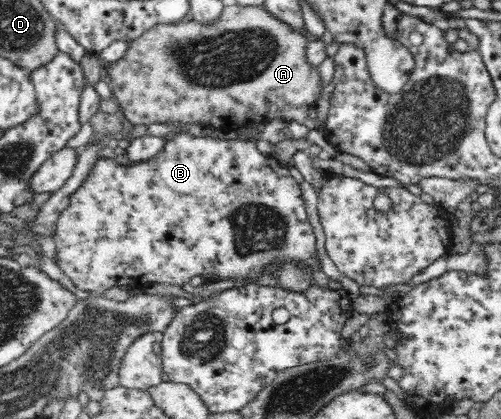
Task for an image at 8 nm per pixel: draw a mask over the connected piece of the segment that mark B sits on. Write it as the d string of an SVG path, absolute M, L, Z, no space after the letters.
M185 133L168 135L165 149L155 157L128 165L121 165L113 159L100 159L93 165L90 175L82 182L82 185L69 195L69 204L58 217L53 231L53 239L56 245L55 263L72 278L76 287L84 291L92 291L94 295L100 295L104 290L114 286L132 286L137 288L144 283L165 283L168 285L182 286L188 283L192 277L203 277L209 282L218 281L242 281L252 283L258 277L272 275L276 277L275 287L279 287L290 293L304 295L316 284L316 271L320 271L320 253L316 247L316 236L307 213L307 201L302 197L298 182L292 178L289 168L282 167L270 156L260 153L260 149L254 142L242 139L218 140L214 136L192 137Z

